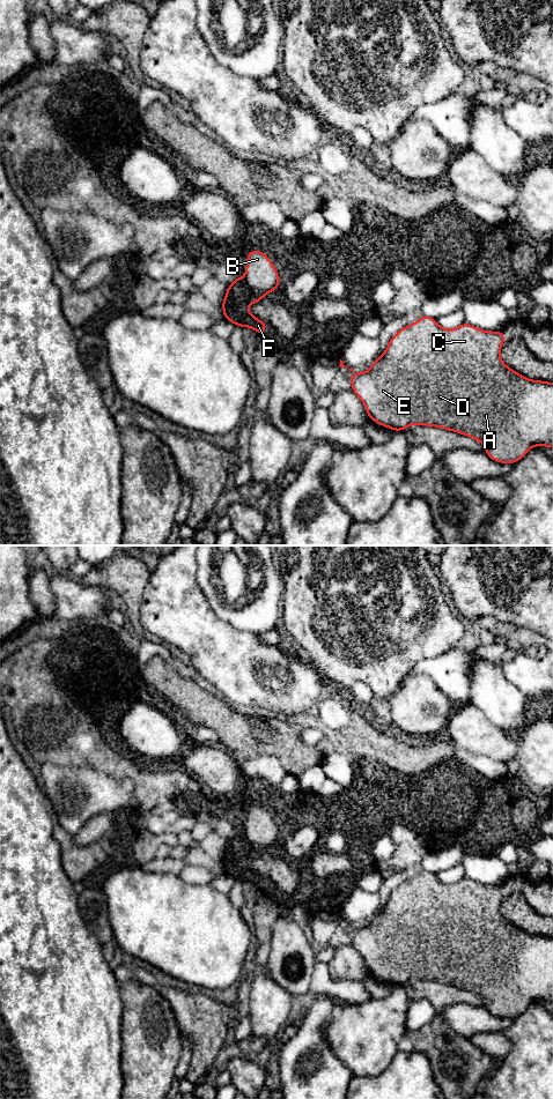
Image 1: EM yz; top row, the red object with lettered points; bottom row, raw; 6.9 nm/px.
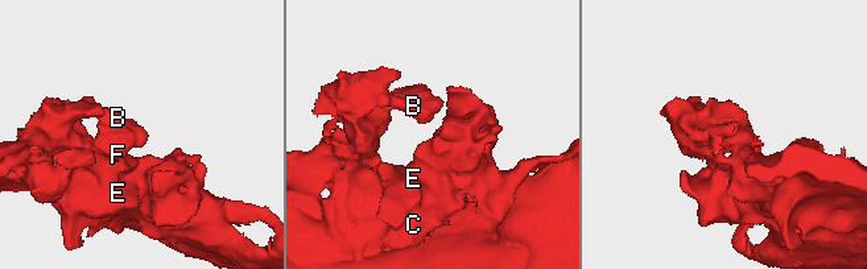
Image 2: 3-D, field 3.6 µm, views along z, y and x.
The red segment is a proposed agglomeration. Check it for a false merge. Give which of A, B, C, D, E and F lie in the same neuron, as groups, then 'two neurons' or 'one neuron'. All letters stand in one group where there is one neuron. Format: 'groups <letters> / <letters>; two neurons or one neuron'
groups A B C D E / F; two neurons

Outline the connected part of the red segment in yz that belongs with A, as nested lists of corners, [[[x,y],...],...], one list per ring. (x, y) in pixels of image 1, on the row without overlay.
[[[423,870],[395,889],[385,906],[367,927],[349,930],[352,945],[363,957],[369,974],[393,986],[408,980],[447,983],[480,996],[487,1010],[500,1018],[515,1018],[534,1001],[553,1003],[553,937],[533,935],[507,921],[500,905],[503,886],[479,884],[465,877],[454,884],[441,882]]]

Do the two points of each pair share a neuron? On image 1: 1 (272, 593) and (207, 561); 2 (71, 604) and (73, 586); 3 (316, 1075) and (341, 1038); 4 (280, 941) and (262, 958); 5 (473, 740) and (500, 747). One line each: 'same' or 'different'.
1: same
2: same
3: different
4: different
5: same

